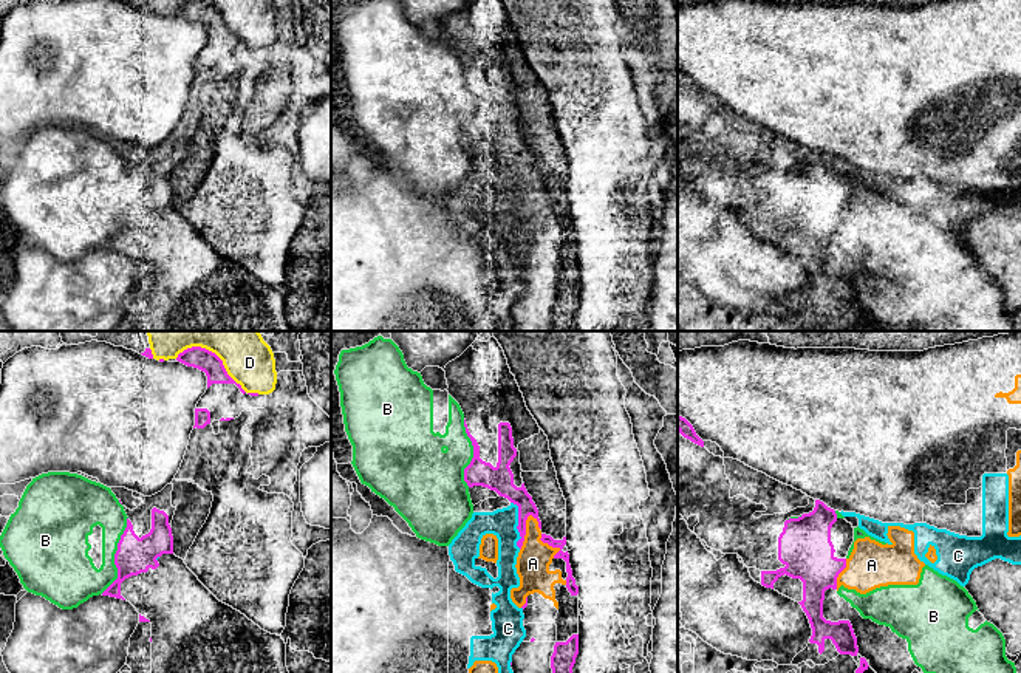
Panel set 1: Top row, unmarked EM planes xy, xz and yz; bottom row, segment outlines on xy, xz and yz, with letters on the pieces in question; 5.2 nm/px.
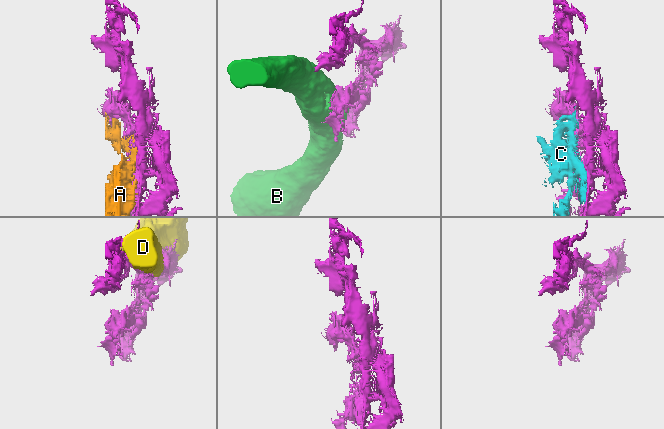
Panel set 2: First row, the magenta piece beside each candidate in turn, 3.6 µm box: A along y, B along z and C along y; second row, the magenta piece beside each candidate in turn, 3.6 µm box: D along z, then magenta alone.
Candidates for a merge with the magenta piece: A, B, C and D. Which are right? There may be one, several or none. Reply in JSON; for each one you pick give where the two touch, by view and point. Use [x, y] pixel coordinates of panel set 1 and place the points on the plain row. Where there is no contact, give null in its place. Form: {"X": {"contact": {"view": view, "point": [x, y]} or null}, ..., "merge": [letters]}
{"B": {"contact": {"view": "xy", "point": [115, 209]}}, "merge": ["B"]}

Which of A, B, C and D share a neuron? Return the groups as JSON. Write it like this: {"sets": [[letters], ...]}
{"sets": [["A", "C"], ["B"], ["D"]]}

